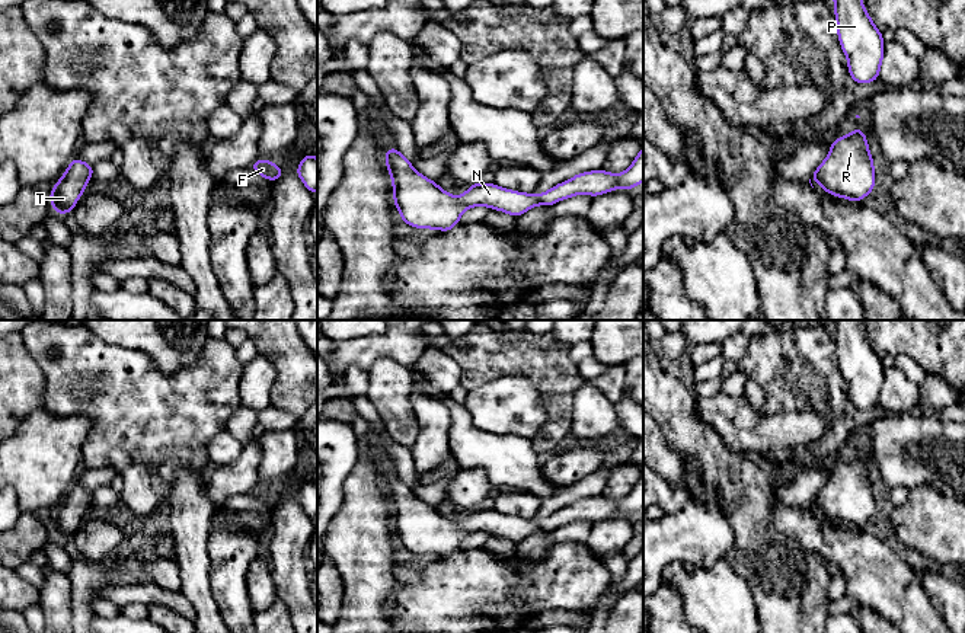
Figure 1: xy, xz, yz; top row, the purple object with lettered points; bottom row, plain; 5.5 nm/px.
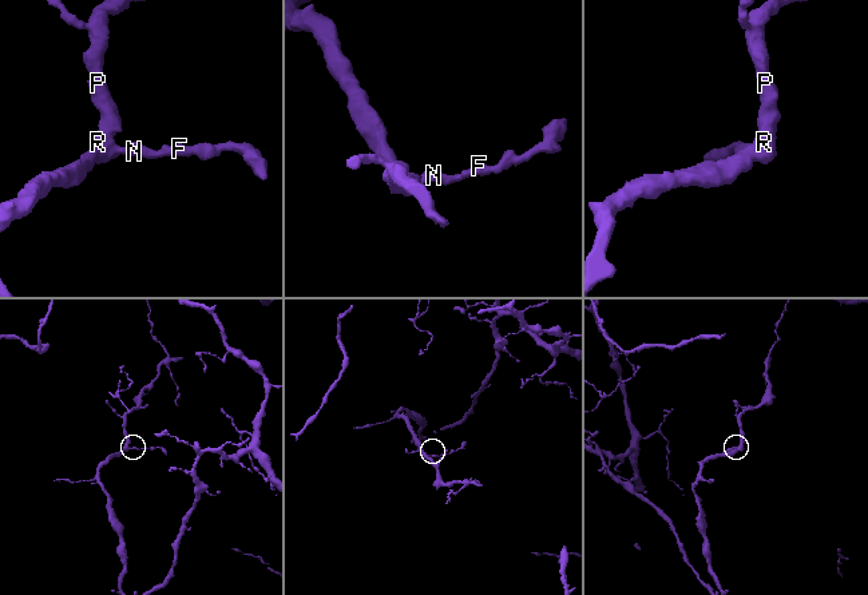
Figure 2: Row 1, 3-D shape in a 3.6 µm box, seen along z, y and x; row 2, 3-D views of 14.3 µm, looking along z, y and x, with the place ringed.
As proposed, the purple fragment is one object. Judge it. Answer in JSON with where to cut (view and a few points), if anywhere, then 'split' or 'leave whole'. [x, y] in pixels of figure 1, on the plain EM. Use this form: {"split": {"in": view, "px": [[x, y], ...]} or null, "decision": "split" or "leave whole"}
{"split": null, "decision": "leave whole"}

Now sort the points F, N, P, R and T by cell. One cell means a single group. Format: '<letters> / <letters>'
F N P R T

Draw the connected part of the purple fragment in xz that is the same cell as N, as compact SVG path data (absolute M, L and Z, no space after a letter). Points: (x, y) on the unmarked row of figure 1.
M396 473L386 476L384 480L393 506L394 531L403 547L416 554L438 554L442 559L457 552L461 540L470 533L483 531L520 543L536 531L553 531L579 519L594 524L616 514L630 517L643 508L643 473L624 499L614 501L603 495L578 499L540 521L476 508L466 519L454 522L418 499Z

